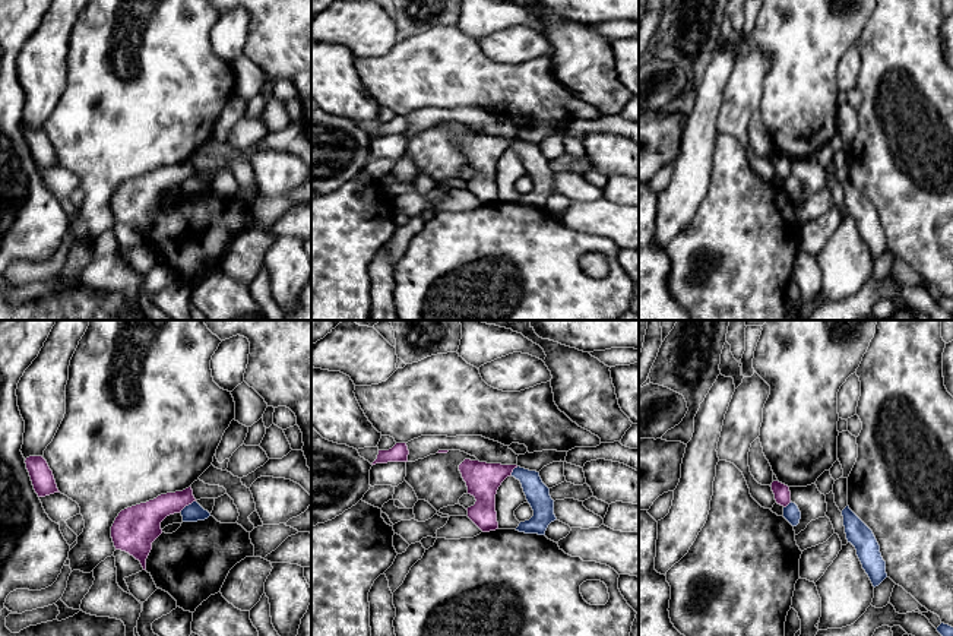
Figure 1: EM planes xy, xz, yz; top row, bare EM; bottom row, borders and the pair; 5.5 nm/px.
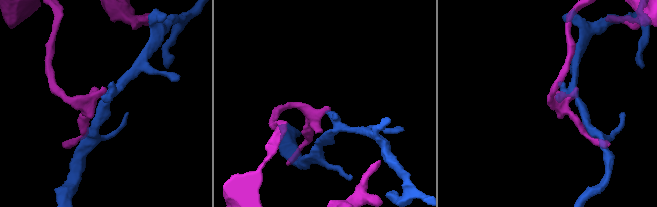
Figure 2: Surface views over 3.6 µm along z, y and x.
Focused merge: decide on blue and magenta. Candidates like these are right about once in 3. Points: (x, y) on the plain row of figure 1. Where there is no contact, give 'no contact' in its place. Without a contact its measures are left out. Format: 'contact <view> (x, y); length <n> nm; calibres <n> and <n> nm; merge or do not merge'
contact xy (189, 177); length 110 nm; calibres 100 and 170 nm; do not merge

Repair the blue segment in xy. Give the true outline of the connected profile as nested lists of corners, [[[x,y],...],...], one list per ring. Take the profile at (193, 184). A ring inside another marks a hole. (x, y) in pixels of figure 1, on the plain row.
[[[193,174],[181,183],[181,189],[183,194],[197,194],[208,192],[210,186],[205,183],[197,174]]]

